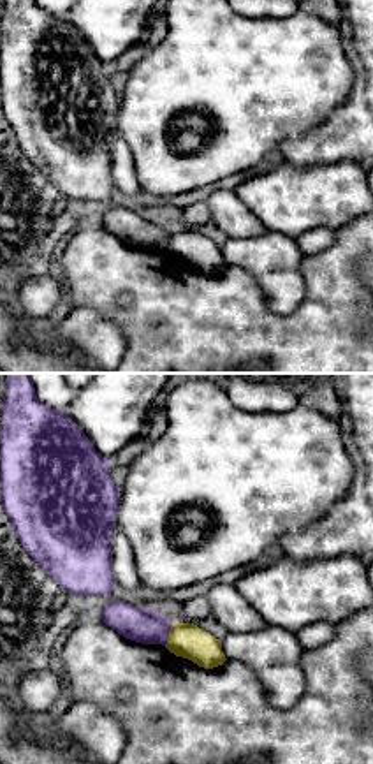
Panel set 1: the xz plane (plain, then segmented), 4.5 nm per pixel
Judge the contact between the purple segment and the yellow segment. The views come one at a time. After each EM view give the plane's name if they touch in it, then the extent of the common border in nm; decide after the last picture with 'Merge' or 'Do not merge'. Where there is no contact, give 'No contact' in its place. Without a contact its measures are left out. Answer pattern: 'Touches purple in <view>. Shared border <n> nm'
Touches purple in xz. Shared border 120 nm

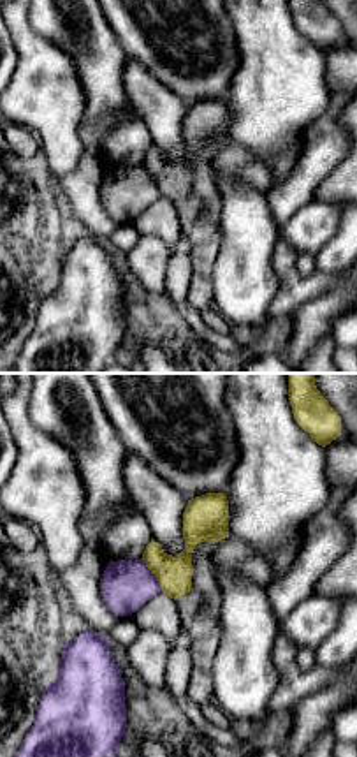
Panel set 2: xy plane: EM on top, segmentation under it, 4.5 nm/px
Touches purple in xy. Shared border 180 nm

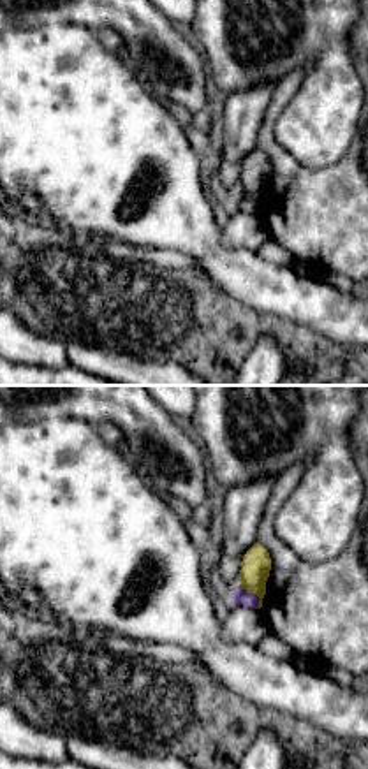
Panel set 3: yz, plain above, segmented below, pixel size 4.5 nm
Touches purple in yz. Shared border 150 nm

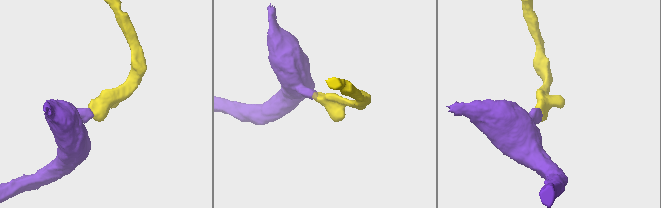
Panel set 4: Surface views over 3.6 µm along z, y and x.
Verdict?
Do not merge

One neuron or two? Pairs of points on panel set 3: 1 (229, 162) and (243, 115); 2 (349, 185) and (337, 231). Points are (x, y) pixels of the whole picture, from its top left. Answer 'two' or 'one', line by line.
1: one
2: one

